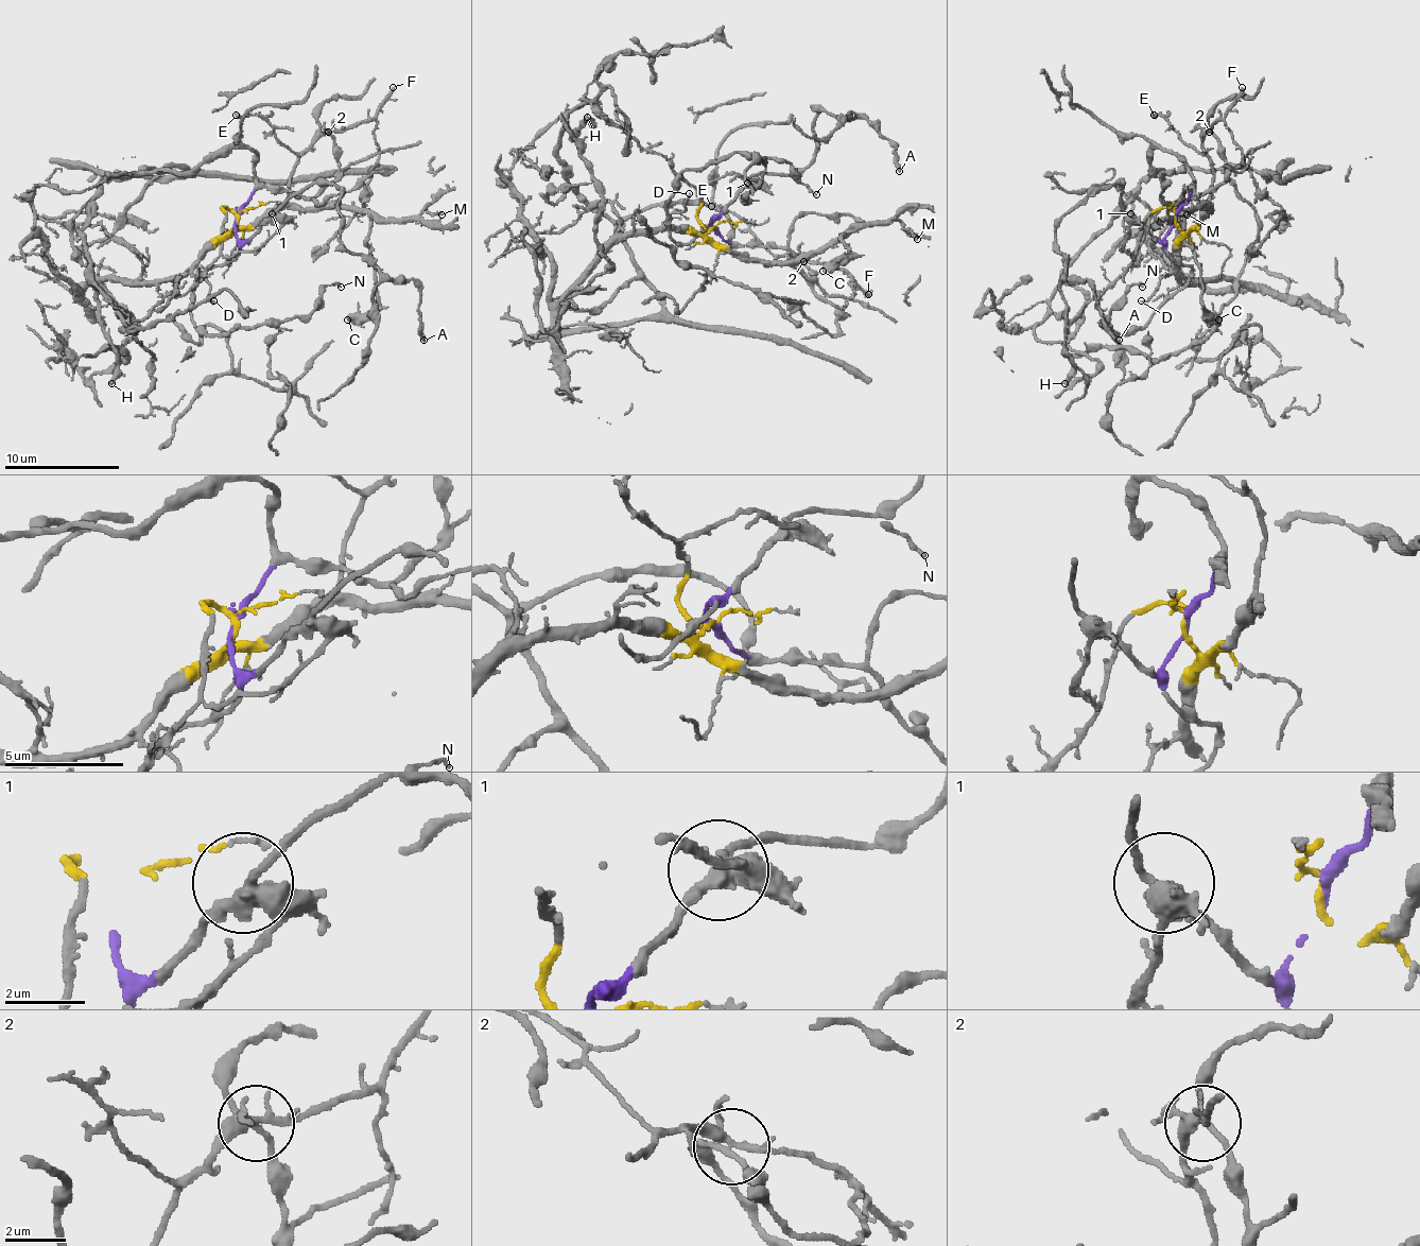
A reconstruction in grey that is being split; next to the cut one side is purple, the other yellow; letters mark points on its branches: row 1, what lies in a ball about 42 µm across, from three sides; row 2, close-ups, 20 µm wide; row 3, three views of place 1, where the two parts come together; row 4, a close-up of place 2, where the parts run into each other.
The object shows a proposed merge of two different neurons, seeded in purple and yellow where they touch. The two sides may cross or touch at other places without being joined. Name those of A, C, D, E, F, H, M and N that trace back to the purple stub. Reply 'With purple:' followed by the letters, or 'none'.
With purple: A, H, N

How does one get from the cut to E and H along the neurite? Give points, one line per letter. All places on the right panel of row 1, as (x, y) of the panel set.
E: (1176, 217), (1188, 230), (1211, 200), (1213, 173), (1208, 159), (1164, 119), (1153, 116)
H: (1176, 217), (1193, 173), (1161, 148), (1150, 170), (1167, 173), (1150, 173), (1067, 265), (1087, 300), (1063, 383)

